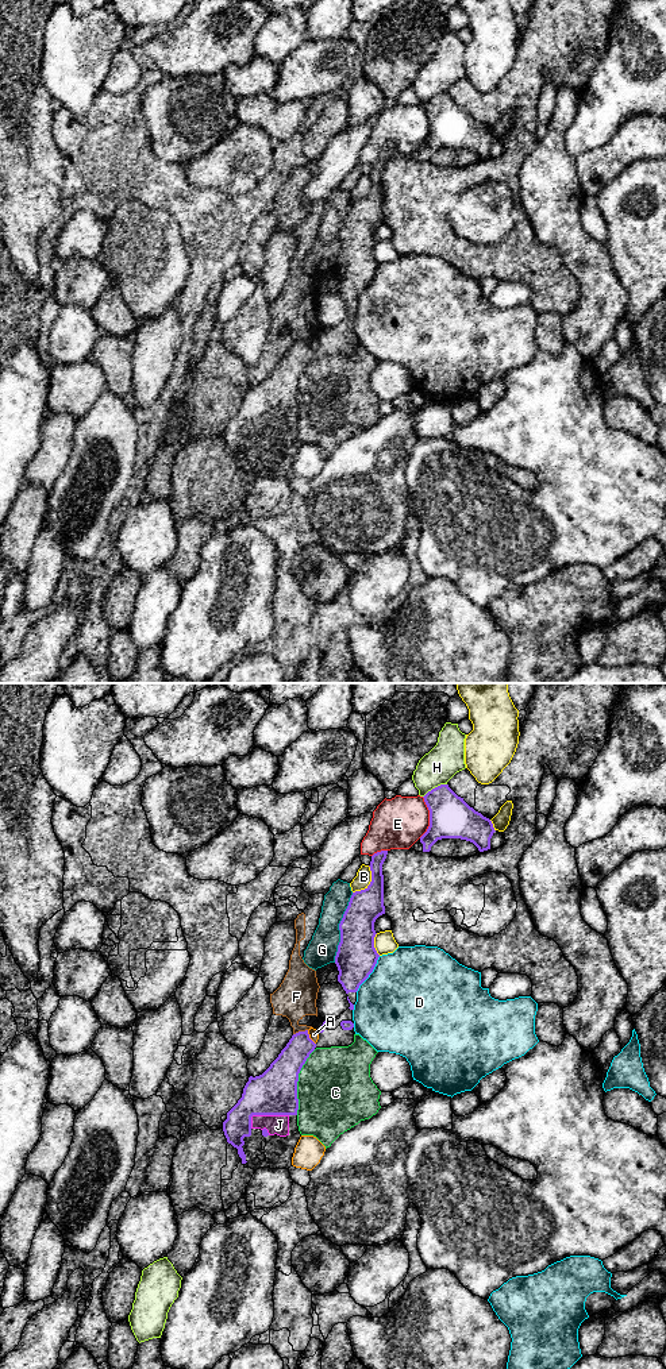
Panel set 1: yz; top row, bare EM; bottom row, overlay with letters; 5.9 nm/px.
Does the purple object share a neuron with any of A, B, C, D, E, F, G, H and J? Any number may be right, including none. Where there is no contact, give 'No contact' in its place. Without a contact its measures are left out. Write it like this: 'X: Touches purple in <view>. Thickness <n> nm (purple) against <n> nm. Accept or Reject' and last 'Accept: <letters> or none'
A: Touches purple in yz. Thickness 180 nm (purple) against 60 nm. Reject
B: Touches purple in yz. Thickness 200 nm (purple) against 100 nm. Reject
C: Touches purple in yz. Thickness 280 nm (purple) against 460 nm. Reject
D: Touches purple in yz. Thickness 240 nm (purple) against 500 nm. Reject
E: Touches purple in yz. Thickness 260 nm (purple) against 300 nm. Reject
F: Touches purple in yz. Thickness 170 nm (purple) against 240 nm. Reject
G: Touches purple in yz. Thickness 240 nm (purple) against 180 nm. Reject
H: Touches purple in yz. Thickness 260 nm (purple) against 200 nm. Reject
J: Touches purple in yz. Thickness 280 nm (purple) against 120 nm. Accept
Accept: J

